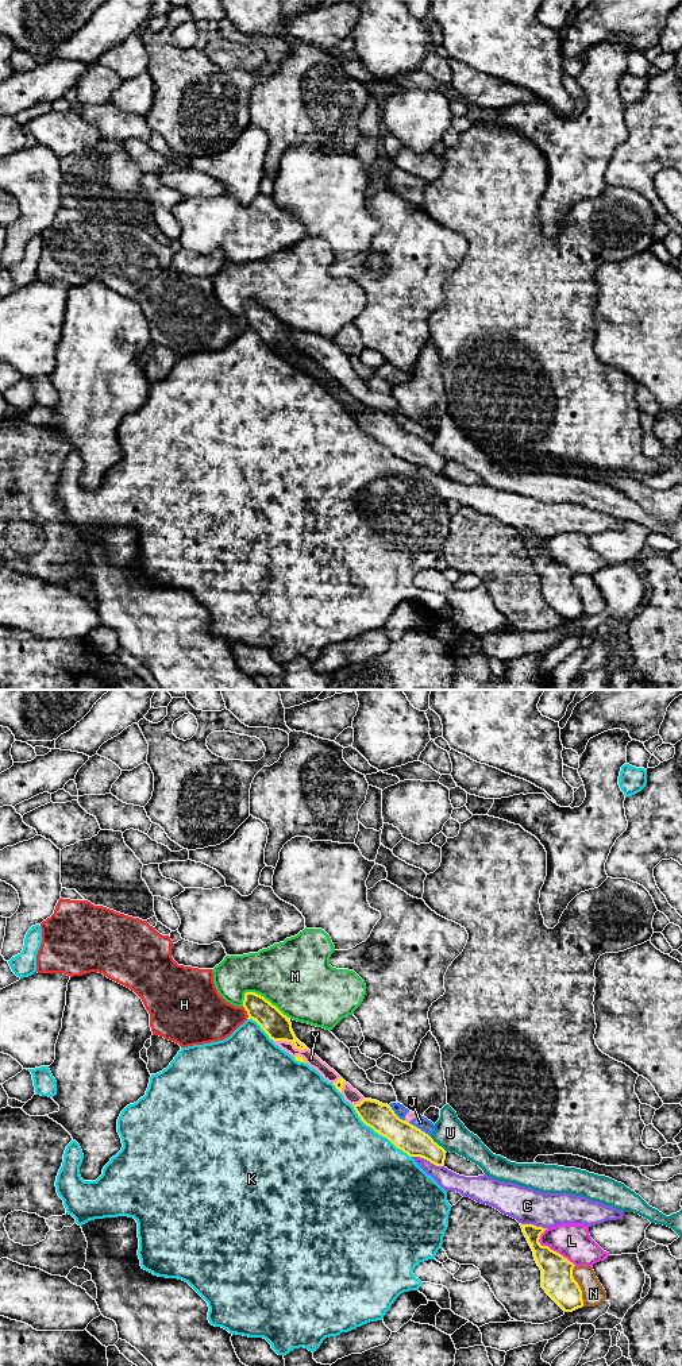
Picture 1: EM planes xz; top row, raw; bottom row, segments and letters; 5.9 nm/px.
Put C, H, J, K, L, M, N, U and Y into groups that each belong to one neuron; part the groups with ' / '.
C / H / J / K / L / M / N / U / Y

